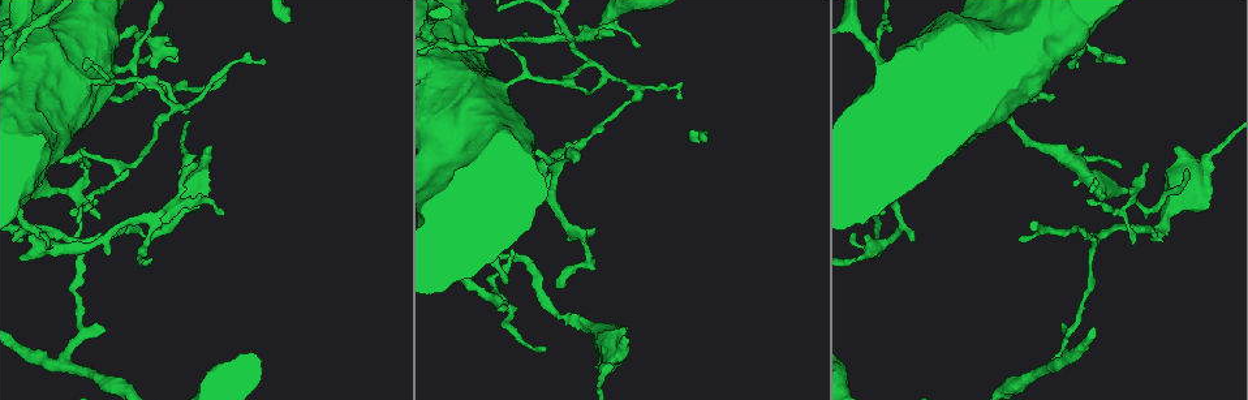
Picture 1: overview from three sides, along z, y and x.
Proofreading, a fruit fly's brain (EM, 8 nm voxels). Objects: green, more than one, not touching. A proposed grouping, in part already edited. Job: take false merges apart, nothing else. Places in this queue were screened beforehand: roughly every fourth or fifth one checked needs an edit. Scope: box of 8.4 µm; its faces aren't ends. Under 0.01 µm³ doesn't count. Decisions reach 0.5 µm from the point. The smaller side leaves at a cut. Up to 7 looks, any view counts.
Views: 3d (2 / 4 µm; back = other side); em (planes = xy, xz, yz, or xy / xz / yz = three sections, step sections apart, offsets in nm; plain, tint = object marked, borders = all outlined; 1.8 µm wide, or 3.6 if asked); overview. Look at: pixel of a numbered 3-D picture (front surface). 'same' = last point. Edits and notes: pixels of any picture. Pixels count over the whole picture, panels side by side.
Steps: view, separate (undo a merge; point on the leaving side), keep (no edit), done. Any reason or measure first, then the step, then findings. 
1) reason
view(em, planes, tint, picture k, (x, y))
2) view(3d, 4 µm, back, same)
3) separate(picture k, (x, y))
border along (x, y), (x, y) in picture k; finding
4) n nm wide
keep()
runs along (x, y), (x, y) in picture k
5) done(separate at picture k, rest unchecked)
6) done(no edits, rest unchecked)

view(em, planes, tint, picture 1, (564, 82))

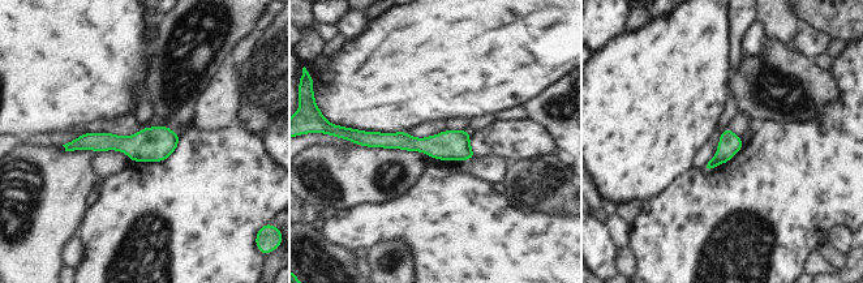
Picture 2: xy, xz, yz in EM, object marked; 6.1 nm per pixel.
separate(picture 2, (709, 166))
border along (713, 159), (717, 163) in picture 2; two cells meet here

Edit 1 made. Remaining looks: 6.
view(overview)

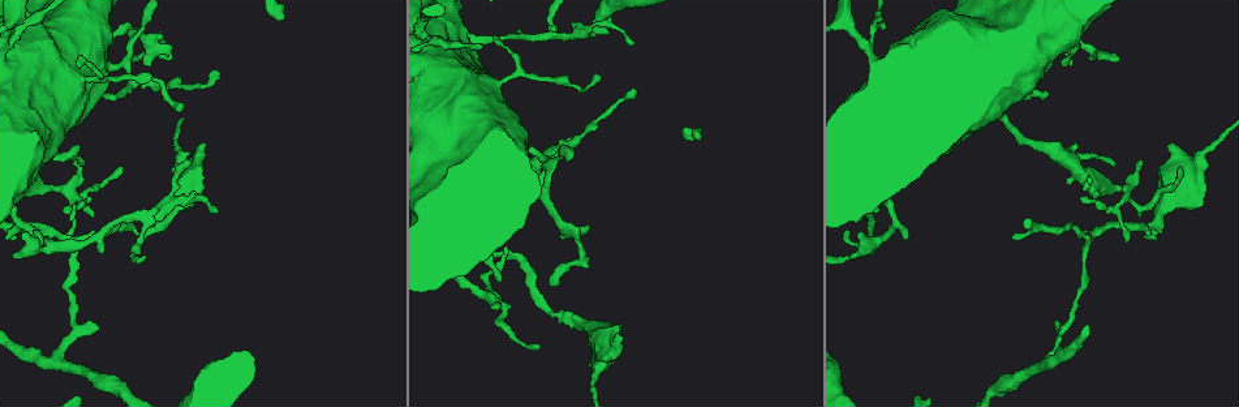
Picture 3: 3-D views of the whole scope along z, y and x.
a fork
view(em, yz, step 16, tint, picture 3, (48, 246))

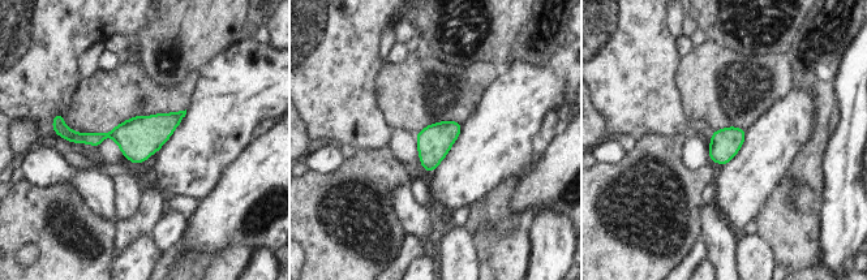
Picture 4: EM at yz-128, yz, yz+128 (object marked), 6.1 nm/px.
cut it another way
view(em, planes, borders, same)

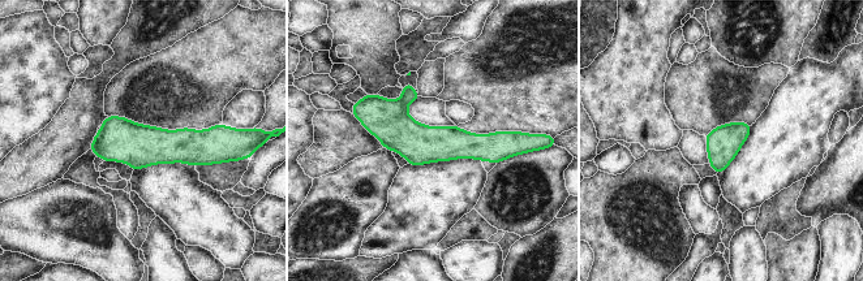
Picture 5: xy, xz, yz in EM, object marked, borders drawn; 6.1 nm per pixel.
220 nm wide
keep()
runs along (361, 115), (417, 143), (511, 138) in picture 5; one cell here

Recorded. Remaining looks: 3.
narrows sharply
view(em, planes, plain, picture 3, (16, 34))

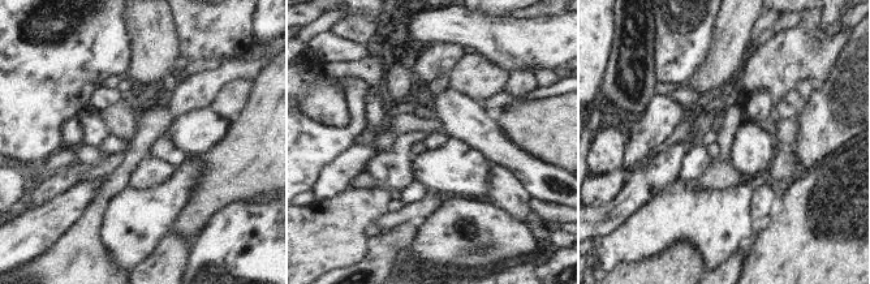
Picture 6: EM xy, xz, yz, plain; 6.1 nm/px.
view(em, planes, tint, same)

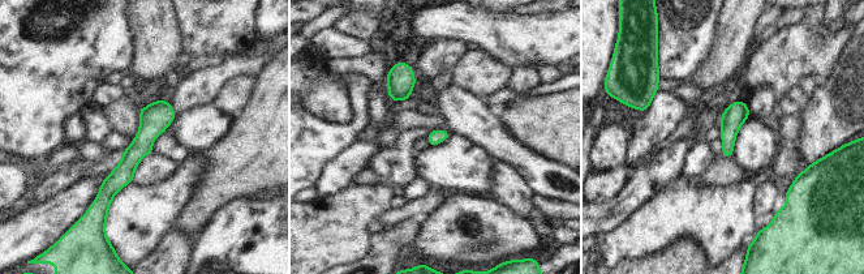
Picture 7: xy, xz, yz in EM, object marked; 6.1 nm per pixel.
keep()
runs along (166, 103), (103, 204) in picture 7; all the same cell

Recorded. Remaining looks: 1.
done(separate at picture 2, rest unchecked)

